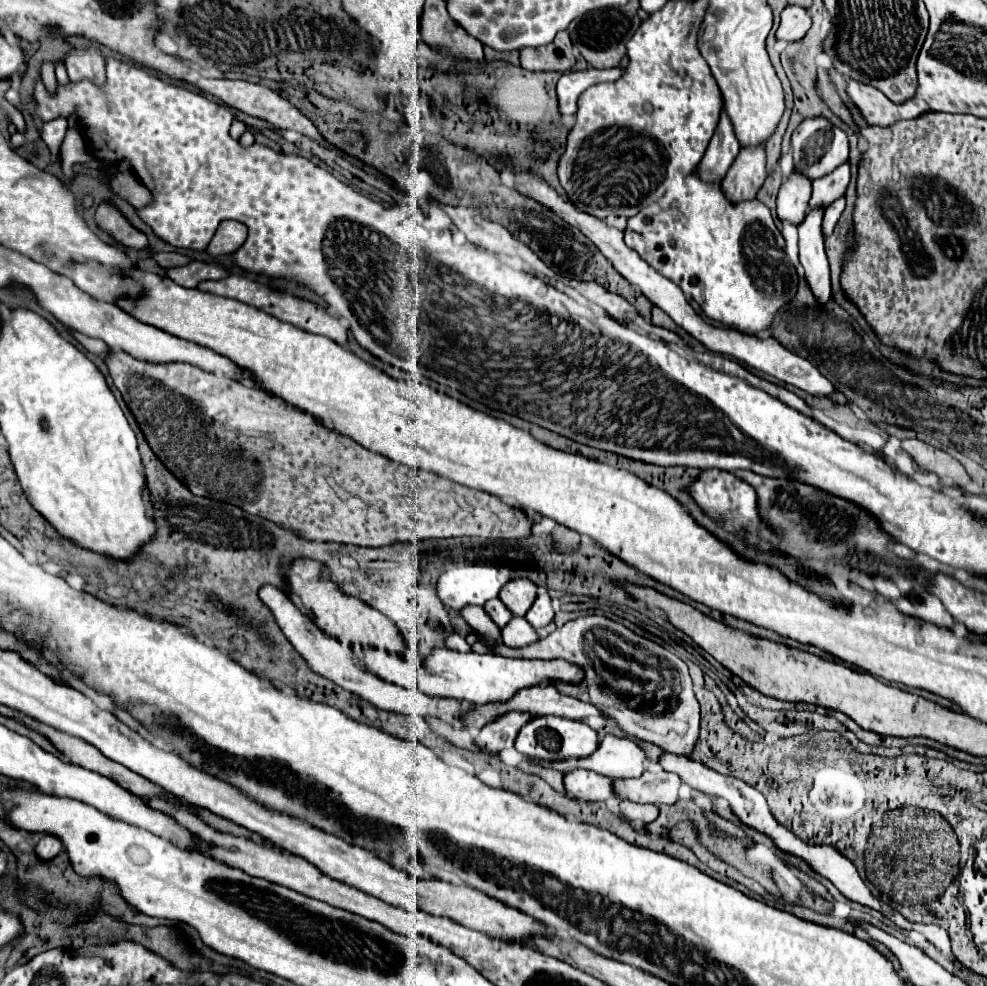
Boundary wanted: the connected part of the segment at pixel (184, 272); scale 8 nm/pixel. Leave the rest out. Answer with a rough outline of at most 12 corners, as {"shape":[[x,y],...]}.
{"shape":[[190,262],[168,268],[166,276],[180,286],[196,288],[200,280],[218,280],[226,270],[216,264]]}

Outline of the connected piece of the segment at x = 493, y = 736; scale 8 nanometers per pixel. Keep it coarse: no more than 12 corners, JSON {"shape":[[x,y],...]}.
{"shape":[[504,712],[480,730],[490,752],[512,748],[520,728],[536,714]]}

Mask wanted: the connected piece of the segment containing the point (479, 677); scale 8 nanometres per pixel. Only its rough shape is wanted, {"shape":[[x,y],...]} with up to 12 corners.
{"shape":[[434,648],[430,696],[508,702],[522,688],[580,682],[566,660]]}

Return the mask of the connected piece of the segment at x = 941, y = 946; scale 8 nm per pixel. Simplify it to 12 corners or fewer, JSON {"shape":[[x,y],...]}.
{"shape":[[898,916],[898,928],[918,930],[946,958],[954,960],[948,934],[934,924],[910,924]]}

